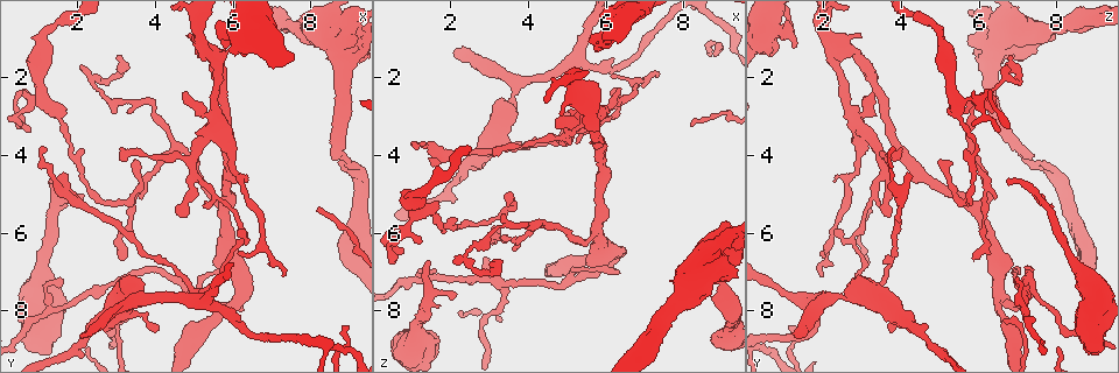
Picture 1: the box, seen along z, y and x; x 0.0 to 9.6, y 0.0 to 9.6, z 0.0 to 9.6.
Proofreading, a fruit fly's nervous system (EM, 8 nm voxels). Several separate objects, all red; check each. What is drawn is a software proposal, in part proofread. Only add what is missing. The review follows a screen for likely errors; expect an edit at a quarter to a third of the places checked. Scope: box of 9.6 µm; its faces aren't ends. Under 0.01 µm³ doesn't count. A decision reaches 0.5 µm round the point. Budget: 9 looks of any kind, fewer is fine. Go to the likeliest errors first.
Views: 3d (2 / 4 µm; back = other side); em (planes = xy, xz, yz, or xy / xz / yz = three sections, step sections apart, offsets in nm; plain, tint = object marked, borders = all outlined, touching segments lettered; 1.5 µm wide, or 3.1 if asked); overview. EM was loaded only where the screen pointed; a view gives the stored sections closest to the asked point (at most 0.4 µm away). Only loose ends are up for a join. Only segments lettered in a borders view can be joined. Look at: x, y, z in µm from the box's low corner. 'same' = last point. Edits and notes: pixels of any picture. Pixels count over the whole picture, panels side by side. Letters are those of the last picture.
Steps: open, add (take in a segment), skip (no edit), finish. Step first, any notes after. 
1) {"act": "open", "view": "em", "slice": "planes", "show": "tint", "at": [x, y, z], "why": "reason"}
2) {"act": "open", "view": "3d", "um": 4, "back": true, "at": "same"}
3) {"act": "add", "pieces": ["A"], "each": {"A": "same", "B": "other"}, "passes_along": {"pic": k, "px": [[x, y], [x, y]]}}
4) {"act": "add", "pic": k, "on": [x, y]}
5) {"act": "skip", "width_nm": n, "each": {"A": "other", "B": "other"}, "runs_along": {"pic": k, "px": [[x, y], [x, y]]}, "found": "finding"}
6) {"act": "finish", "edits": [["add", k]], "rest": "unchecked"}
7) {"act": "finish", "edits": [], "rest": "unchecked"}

{"act": "open", "view": "3d", "um": 4, "at": [4.85, 0.90, 2.90], "why": "free end"}

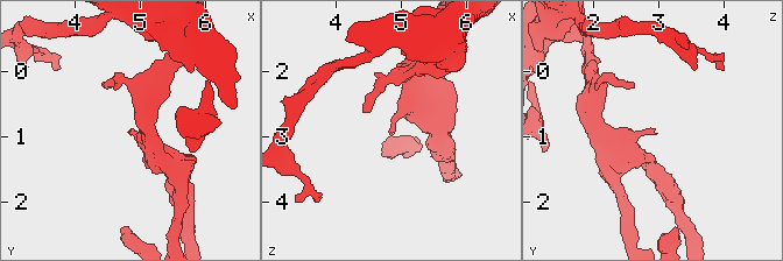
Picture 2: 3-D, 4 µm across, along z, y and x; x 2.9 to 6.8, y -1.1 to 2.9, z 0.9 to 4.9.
{"act": "open", "view": "em", "slice": "xy", "step": 4, "show": "tint", "at": [4.80, 0.95, 3.00]}

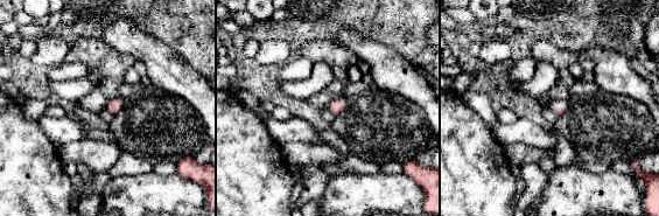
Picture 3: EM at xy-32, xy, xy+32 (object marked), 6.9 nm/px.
{"act": "open", "view": "em", "slice": "planes", "show": "borders", "at": "same", "why": "cut it another way"}

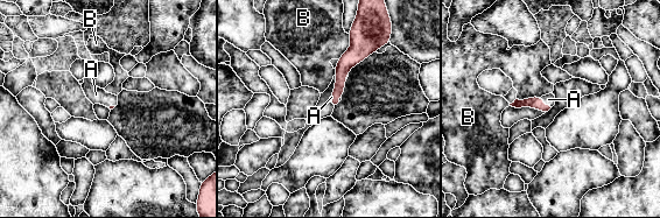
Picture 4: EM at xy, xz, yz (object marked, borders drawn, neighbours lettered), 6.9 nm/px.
{"act": "add", "pieces": ["A"], "each": {"A": "same", "B": "other"}, "passes_along": {"pic": 4, "px": [[536, 103], [543, 103], [548, 99]]}, "found": "the neuron continues"}

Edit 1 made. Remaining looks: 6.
{"act": "open", "view": "3d", "um": 4, "at": [0.75, 9.00, 8.95], "why": "stops while still wide"}

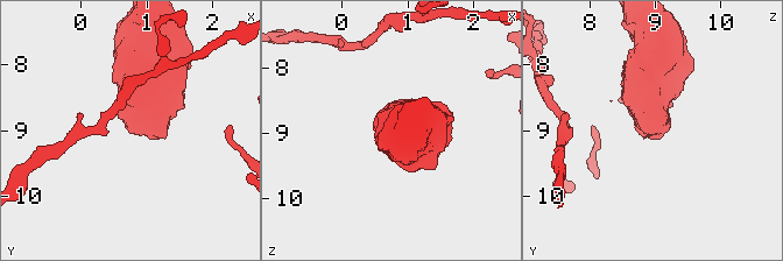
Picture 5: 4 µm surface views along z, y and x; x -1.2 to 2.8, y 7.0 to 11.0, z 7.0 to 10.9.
{"act": "open", "view": "em", "slice": "planes", "show": "borders", "at": [0.75, 9.05, 8.95]}

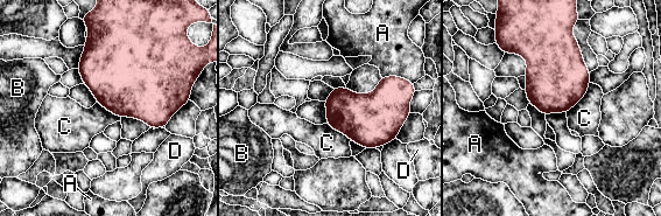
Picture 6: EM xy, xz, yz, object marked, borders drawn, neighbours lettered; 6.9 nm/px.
{"act": "skip", "each": {"A": "other", "B": "other", "C": "other", "D": "other"}, "border": {"pic": 6, "px": [[590, 83], [586, 92], [565, 112]]}, "found": "none of them fits"}

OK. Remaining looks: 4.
{"act": "open", "view": "3d", "um": 2, "at": [1.45, 4.70, 6.75], "why": "free end"}

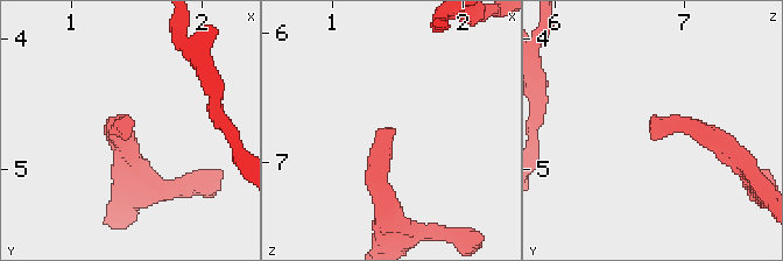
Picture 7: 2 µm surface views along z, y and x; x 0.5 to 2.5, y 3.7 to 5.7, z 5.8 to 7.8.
{"act": "open", "view": "em", "slice": "planes", "show": "borders", "at": [1.36, 4.62, 6.72], "why": "shape alone is not enough"}

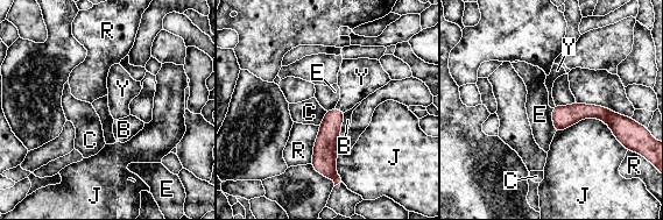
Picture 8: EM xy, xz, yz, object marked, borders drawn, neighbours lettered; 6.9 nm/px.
{"act": "add", "pieces": ["B"], "longest_contact_nm": ["J", 480], "each": {"B": "same", "C": "other", "E": "other", "J": "other", "R": "other", "Y": "other"}, "found": "the neuron continues"}

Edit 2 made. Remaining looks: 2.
{"act": "finish", "edits": [["add", 4], ["add", 8]], "rest": "unchecked"}

